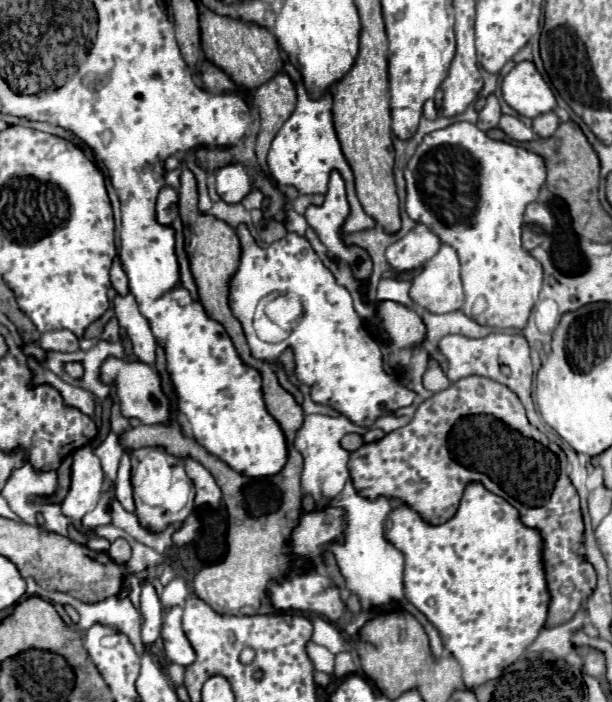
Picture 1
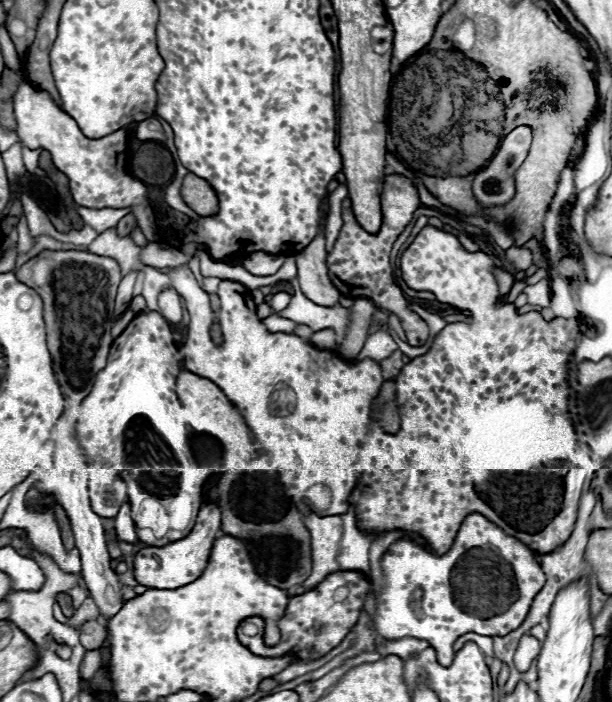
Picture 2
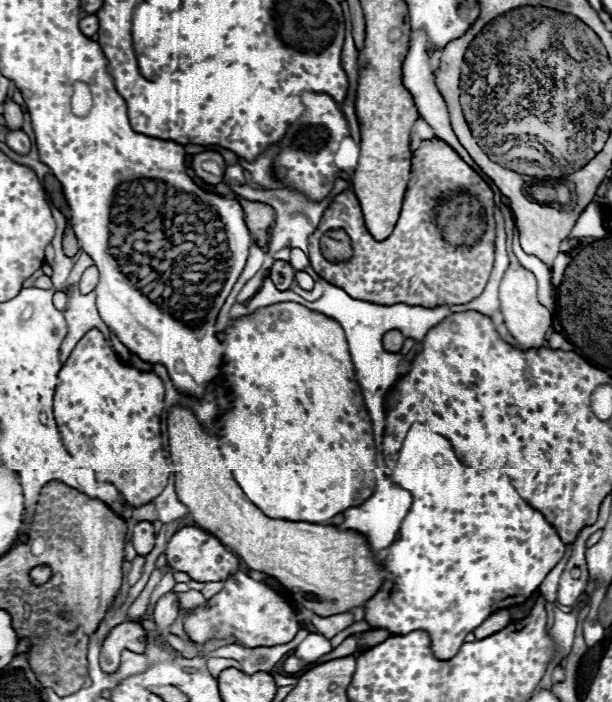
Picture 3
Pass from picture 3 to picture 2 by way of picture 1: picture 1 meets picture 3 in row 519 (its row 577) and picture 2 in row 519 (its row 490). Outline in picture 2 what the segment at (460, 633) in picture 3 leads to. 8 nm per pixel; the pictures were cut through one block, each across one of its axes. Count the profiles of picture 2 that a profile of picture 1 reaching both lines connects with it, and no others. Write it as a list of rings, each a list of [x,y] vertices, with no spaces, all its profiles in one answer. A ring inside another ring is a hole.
[[[482,514],[464,518],[452,548],[442,556],[414,542],[396,540],[380,562],[384,584],[376,596],[376,612],[370,616],[370,624],[386,640],[426,640],[436,650],[438,662],[450,666],[452,646],[460,636],[468,632],[506,636],[524,622],[534,596],[546,582],[536,556],[524,542],[504,534]]]

